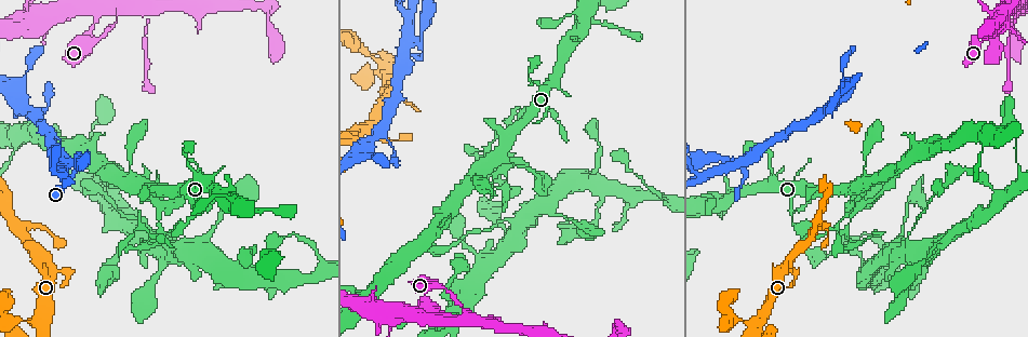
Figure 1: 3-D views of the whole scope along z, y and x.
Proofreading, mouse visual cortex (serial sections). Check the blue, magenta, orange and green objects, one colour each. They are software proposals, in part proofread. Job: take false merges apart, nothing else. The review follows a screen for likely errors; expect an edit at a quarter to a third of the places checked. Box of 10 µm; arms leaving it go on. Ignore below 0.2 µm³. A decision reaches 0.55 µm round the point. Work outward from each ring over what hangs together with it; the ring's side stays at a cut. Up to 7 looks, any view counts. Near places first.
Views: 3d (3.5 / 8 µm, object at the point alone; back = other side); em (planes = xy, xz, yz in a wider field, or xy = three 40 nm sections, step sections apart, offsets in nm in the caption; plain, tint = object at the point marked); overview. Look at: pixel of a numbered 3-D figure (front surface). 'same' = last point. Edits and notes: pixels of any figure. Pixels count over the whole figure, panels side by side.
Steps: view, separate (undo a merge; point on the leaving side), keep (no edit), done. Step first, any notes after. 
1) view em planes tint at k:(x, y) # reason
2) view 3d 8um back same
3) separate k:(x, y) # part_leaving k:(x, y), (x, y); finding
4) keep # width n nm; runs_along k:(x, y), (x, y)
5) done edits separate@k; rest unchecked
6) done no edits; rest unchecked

view 3d 8um at 1:(421, 53)

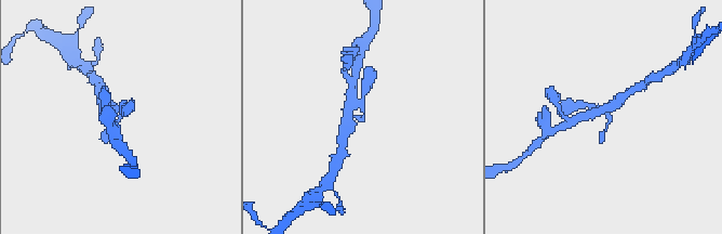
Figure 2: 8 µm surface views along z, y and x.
view 3d 3.5um same

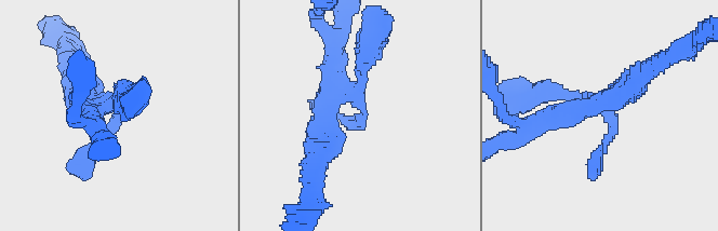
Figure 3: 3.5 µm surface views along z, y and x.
keep # runs_along 3:(597, 161), (611, 118), (577, 108), (600, 102); all the same cell

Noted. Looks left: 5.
view 3d 8um at 1:(526, 167) # abrupt turn

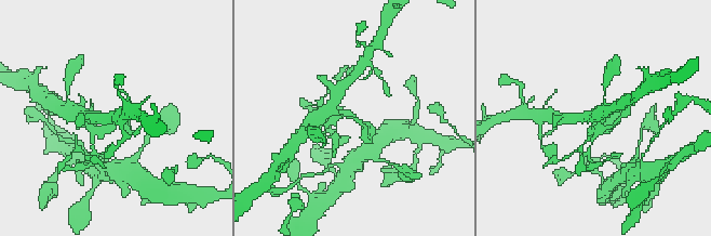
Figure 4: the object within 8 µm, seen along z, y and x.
view 3d 3.5um same

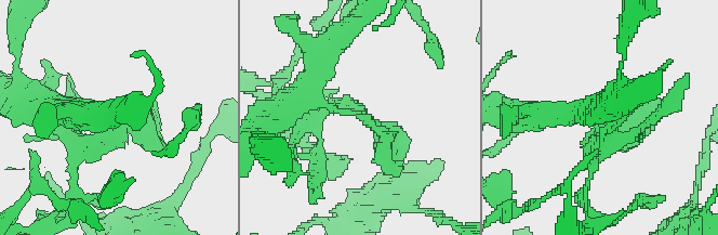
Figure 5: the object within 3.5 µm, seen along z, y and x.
view em xy step 3 tint at 5:(602, 126) # need the tissue

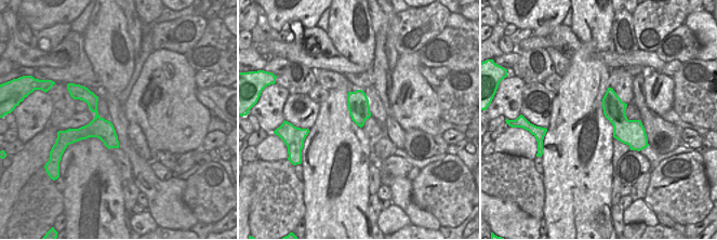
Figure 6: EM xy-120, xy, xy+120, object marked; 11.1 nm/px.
separate 5:(89, 156) # part_leaving 5:(116, 131), (76, 157), (72, 204); a second cell is stuck on

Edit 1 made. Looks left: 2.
done edits separate@5; rest unchecked

